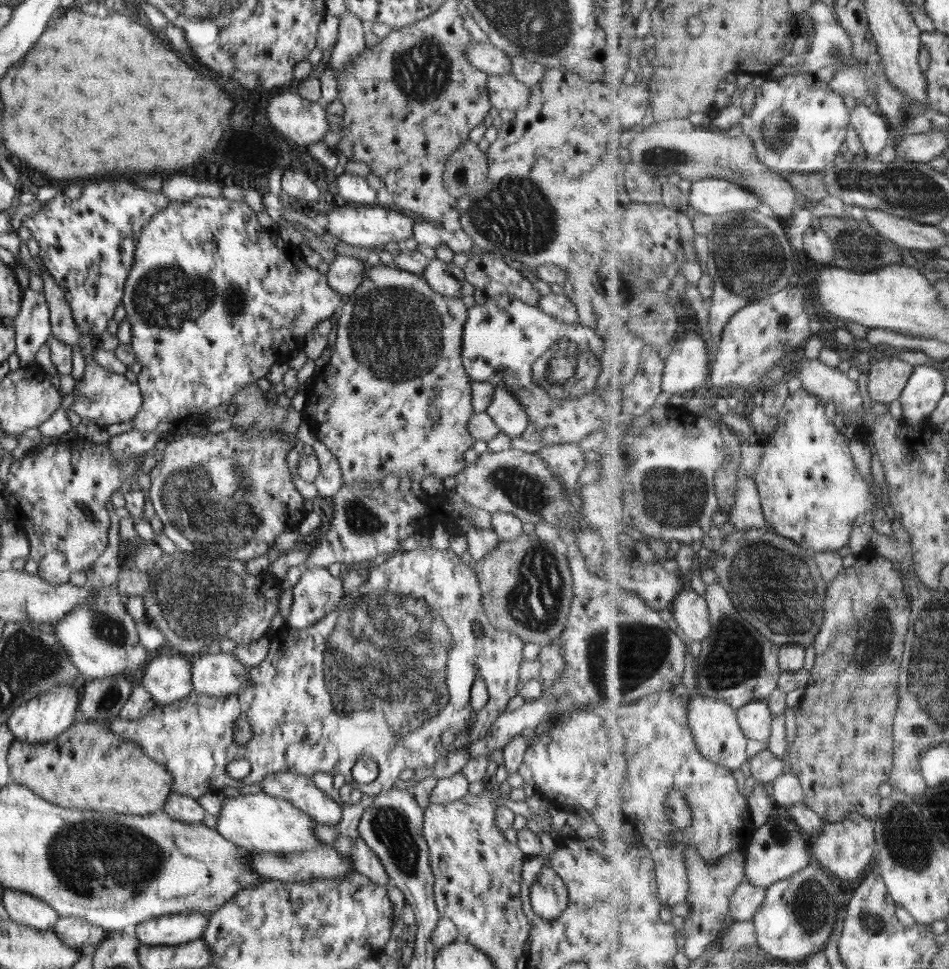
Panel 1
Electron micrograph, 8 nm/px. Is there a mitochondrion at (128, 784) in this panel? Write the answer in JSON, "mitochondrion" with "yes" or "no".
{"mitochondrion":"no"}

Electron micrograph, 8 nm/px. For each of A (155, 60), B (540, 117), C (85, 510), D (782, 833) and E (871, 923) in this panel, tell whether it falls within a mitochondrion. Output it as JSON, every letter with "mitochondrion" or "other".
{"A":"other","B":"other","C":"mitochondrion","D":"mitochondrion","E":"mitochondrion"}

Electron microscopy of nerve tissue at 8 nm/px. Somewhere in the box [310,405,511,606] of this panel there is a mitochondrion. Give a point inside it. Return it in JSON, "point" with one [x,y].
{"point":[362,519]}

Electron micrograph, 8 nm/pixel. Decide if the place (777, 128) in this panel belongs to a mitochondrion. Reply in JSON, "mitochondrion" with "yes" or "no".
{"mitochondrion":"yes"}

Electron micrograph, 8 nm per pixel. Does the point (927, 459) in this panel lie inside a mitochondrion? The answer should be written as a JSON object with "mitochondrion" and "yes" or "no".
{"mitochondrion":"no"}

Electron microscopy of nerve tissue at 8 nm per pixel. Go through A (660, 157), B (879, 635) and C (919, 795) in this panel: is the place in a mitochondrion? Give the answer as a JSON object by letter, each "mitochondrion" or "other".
{"A":"mitochondrion","B":"mitochondrion","C":"other"}

